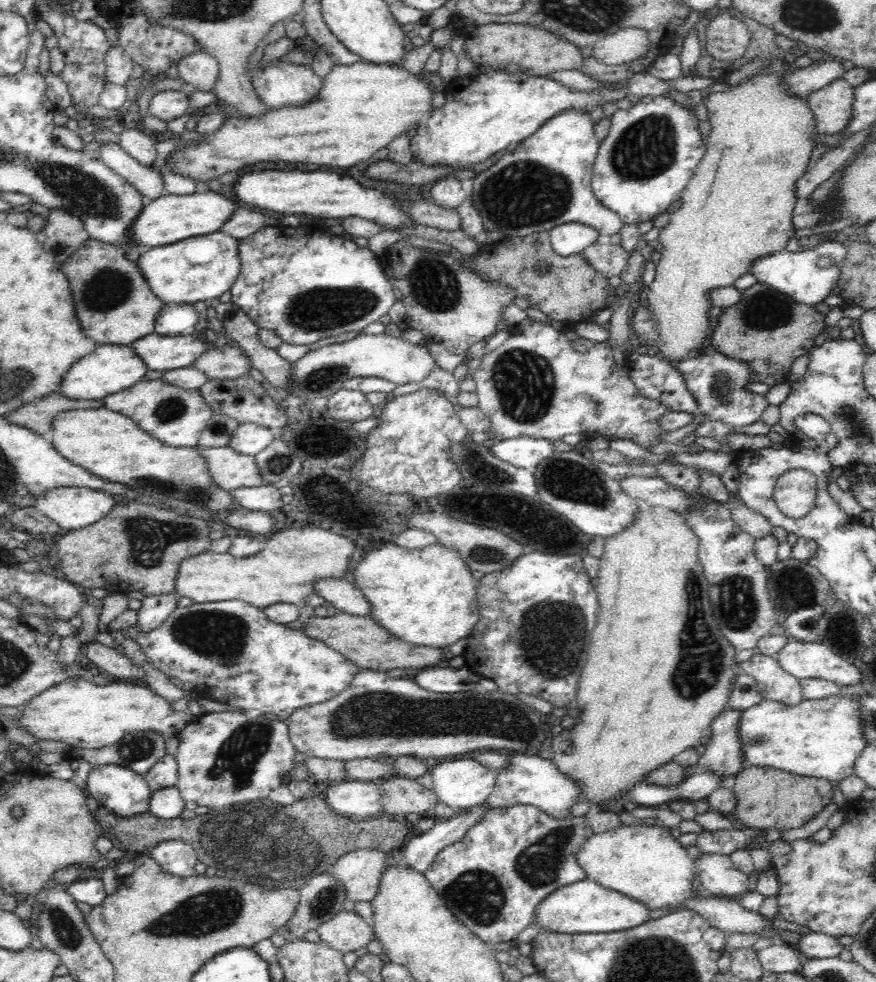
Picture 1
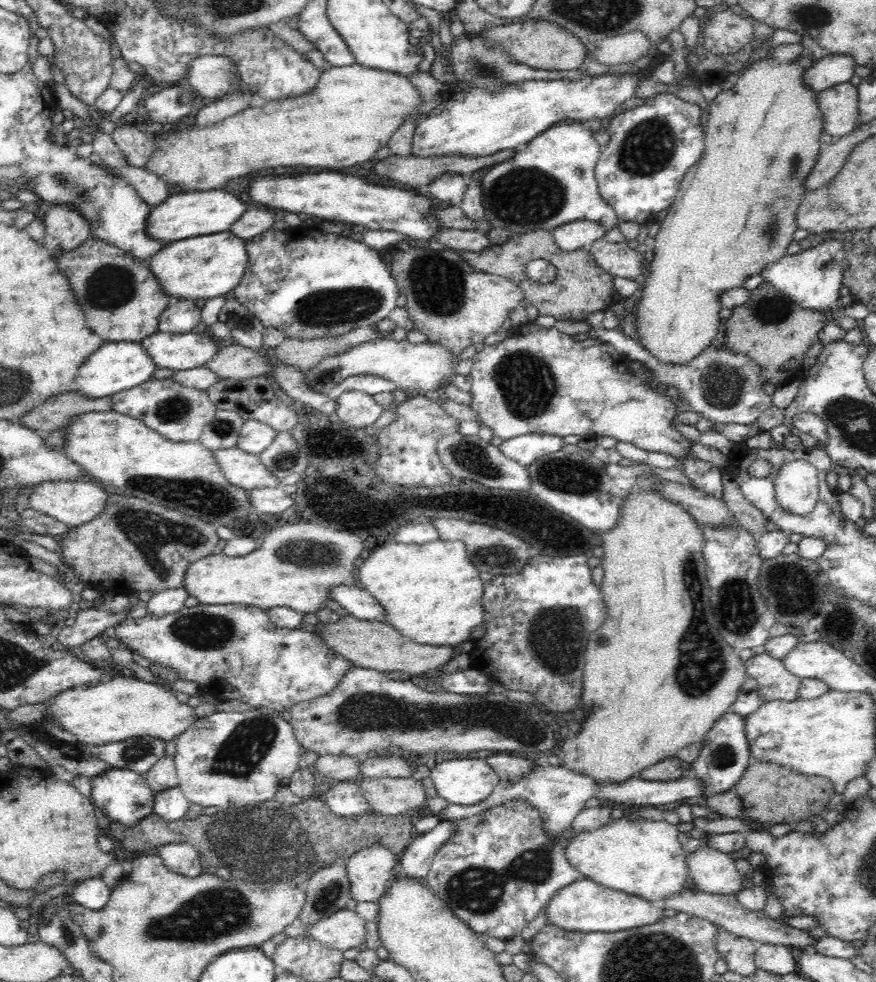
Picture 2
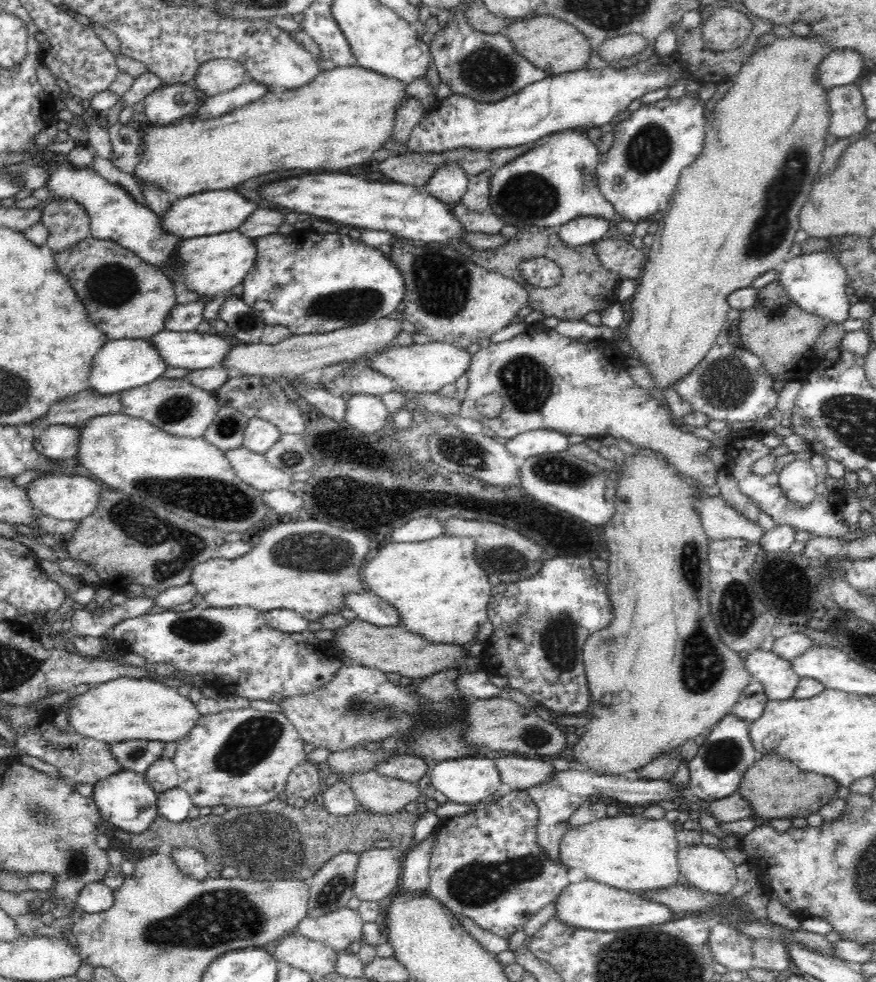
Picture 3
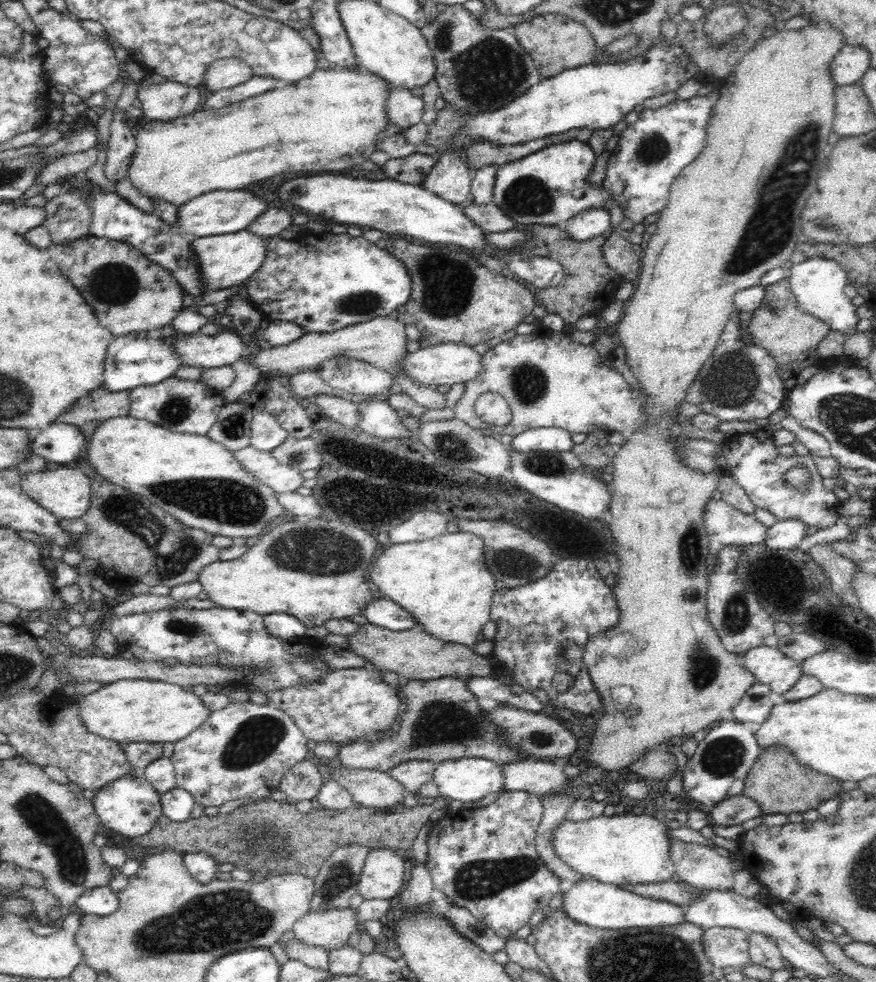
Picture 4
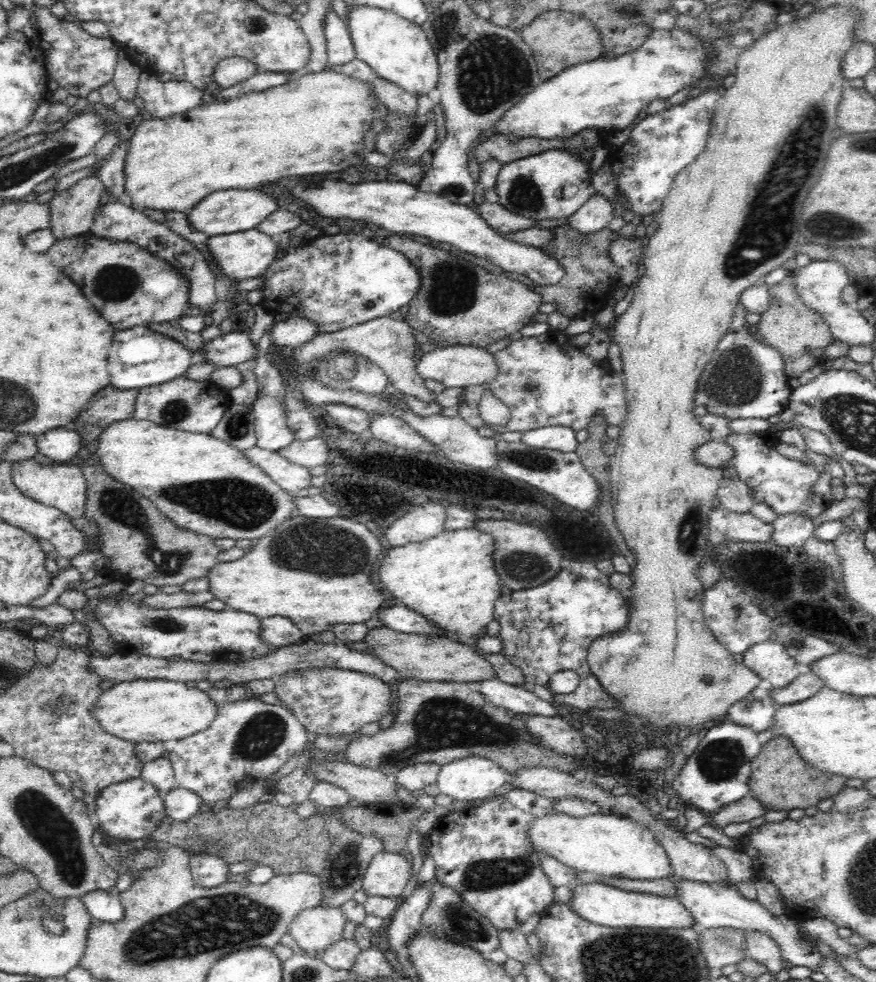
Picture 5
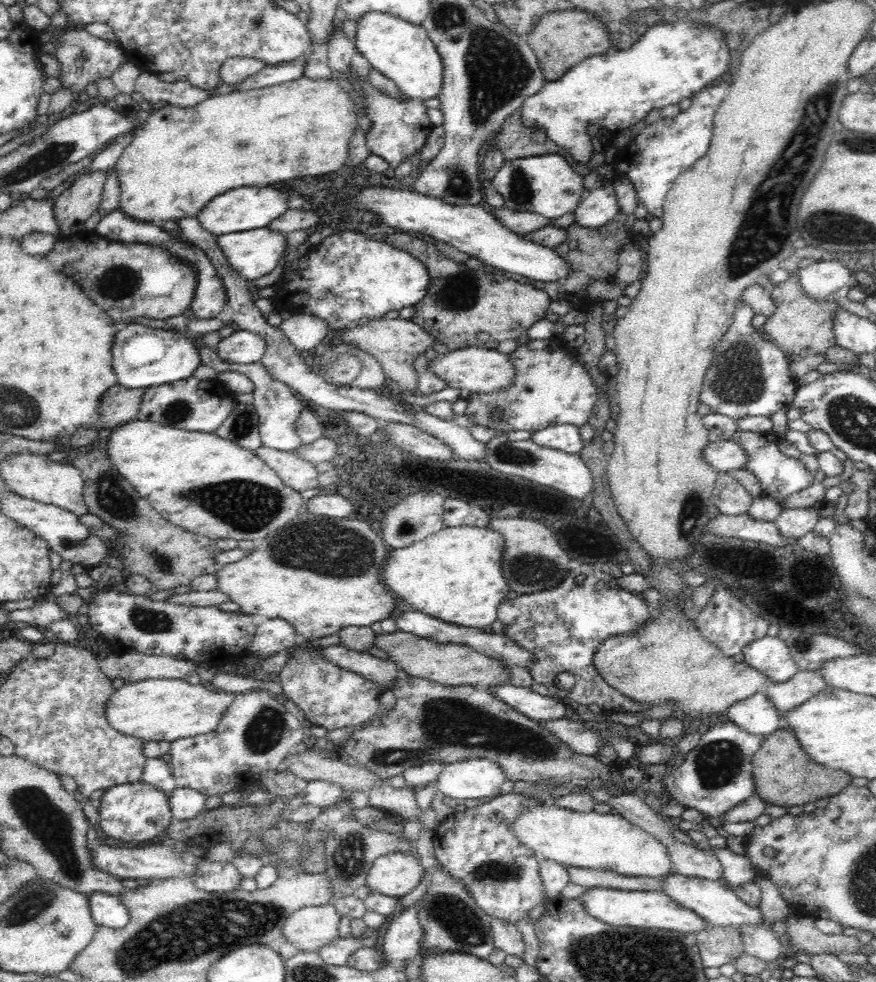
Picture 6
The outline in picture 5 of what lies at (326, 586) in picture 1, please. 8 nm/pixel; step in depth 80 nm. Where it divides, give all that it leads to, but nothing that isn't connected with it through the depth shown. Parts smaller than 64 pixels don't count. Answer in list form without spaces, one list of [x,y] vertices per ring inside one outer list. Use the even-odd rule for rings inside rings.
[[[395,602],[392,606],[386,606],[386,608],[378,610],[375,616],[384,627],[406,634],[447,636],[447,634],[443,634],[443,630],[434,626],[427,618],[414,612],[404,604]]]

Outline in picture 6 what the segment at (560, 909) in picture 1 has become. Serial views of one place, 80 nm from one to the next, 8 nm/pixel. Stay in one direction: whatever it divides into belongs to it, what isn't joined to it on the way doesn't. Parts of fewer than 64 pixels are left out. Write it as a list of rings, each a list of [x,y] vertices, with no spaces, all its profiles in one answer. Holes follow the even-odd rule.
[[[602,887],[589,888],[582,894],[580,899],[588,914],[611,926],[670,930],[684,934],[699,933],[710,928],[710,924],[700,918],[700,915],[684,908],[679,902],[673,901],[659,889],[652,890],[652,892],[644,892],[643,890],[630,892]]]

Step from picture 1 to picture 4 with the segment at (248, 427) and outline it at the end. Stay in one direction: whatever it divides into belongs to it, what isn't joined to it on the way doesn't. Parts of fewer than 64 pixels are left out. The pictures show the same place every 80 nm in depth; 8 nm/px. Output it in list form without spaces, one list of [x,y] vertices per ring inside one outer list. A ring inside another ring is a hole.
[[[256,410],[253,413],[250,433],[250,447],[266,453],[271,453],[274,448],[280,447],[289,434],[267,410]]]

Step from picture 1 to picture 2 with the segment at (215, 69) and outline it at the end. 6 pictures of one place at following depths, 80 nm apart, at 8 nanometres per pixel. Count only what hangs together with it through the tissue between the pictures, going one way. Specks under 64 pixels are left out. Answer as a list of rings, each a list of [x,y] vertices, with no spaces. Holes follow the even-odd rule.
[[[224,55],[199,56],[192,60],[187,71],[187,78],[184,82],[185,89],[191,89],[198,95],[215,100],[223,98],[228,93],[231,84],[240,77],[236,64]]]

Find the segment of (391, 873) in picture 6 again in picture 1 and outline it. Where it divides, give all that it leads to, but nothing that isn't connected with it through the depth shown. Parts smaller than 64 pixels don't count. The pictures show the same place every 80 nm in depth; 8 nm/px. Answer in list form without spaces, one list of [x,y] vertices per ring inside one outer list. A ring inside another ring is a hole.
[[[358,849],[341,856],[328,871],[344,885],[348,900],[371,902],[386,864],[388,854],[383,850]]]

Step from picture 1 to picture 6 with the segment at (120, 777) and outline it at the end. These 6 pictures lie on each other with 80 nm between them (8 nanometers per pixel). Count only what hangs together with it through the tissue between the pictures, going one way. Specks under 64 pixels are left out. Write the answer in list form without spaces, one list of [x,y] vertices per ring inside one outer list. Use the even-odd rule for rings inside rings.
[[[138,782],[107,789],[101,798],[98,822],[102,830],[114,839],[124,843],[144,843],[164,832],[172,819],[168,794],[148,783]]]

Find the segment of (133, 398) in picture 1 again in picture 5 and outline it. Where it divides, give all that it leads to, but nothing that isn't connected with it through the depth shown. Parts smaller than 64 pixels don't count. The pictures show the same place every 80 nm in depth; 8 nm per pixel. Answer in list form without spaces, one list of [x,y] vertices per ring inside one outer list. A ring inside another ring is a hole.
[[[182,376],[175,378],[174,381],[137,390],[133,417],[176,430],[210,434],[230,405],[227,390],[220,388],[210,380],[194,381]]]

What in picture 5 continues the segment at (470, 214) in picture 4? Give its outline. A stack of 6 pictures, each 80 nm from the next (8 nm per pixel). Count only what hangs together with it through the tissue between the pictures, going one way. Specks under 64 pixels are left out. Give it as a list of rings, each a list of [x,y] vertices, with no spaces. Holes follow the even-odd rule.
[[[485,200],[478,201],[474,205],[475,209],[482,213],[482,217],[495,230],[504,233],[518,232],[518,230],[526,230],[536,226],[536,221],[533,218],[524,218],[519,214],[514,214],[510,210],[506,210],[500,203],[490,203]]]

